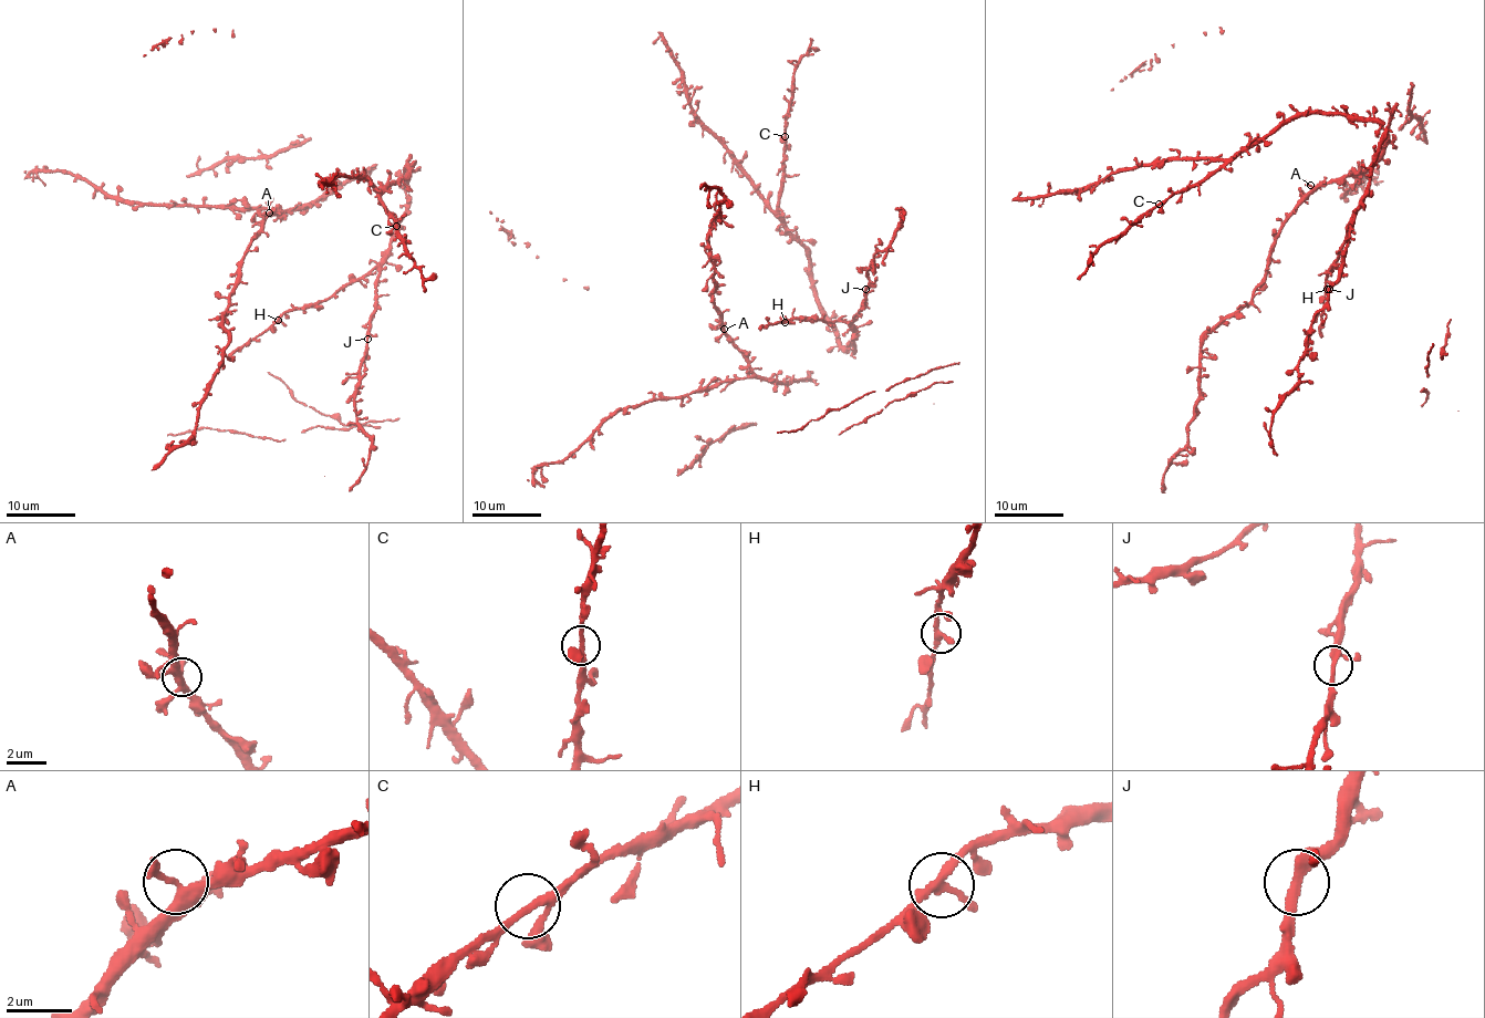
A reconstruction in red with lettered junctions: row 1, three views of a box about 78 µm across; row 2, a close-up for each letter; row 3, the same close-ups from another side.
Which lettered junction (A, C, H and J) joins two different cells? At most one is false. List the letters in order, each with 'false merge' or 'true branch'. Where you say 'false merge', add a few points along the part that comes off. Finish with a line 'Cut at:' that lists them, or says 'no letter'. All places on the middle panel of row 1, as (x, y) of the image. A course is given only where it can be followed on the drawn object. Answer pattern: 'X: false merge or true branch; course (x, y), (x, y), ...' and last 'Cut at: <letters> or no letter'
A: true branch
C: true branch
H: true branch
J: true branch
Cut at: no letter

